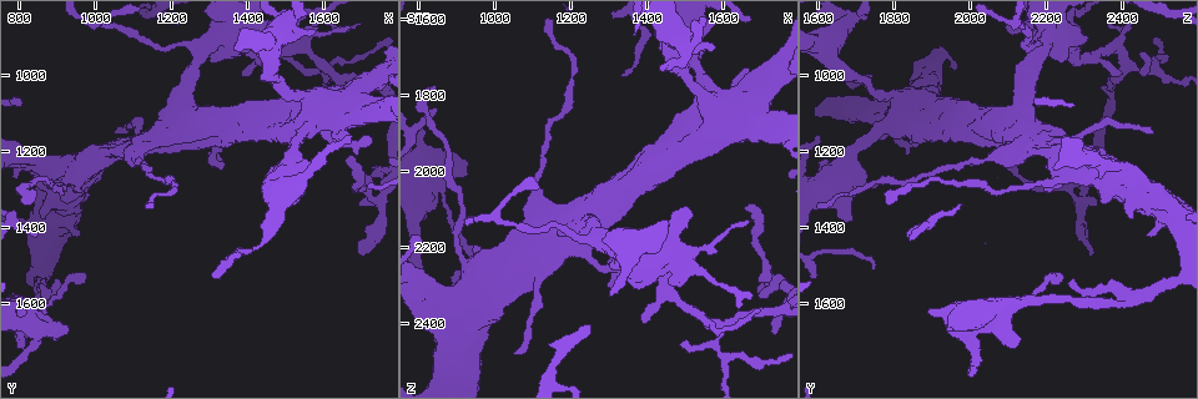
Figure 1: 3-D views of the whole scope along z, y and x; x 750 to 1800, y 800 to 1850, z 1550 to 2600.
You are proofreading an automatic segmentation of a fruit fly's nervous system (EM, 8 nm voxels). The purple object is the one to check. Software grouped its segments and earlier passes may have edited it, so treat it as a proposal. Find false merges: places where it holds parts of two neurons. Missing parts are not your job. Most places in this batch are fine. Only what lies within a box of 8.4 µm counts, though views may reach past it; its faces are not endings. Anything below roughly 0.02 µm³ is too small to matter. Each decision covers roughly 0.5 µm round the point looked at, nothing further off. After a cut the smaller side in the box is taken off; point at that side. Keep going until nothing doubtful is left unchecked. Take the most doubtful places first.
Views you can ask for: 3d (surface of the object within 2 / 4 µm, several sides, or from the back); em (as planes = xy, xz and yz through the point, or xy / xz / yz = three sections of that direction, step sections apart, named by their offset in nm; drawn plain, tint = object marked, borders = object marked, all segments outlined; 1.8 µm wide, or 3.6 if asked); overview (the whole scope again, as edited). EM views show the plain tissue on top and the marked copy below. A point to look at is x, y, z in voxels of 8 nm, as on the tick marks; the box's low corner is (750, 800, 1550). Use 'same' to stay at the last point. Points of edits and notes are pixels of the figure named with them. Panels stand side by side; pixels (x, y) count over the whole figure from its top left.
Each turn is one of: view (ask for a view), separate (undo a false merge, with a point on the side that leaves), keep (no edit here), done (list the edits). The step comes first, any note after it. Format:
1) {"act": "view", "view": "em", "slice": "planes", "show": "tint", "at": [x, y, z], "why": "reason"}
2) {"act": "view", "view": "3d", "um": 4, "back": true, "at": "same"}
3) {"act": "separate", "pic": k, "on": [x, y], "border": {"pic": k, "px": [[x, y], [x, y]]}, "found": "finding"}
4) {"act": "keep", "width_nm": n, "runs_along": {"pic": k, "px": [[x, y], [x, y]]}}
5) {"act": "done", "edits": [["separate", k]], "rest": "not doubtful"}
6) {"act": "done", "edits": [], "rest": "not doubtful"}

{"act": "view", "view": "em", "slice": "planes", "show": "tint", "at": [820, 1630, 2085], "why": "sudden change in width"}

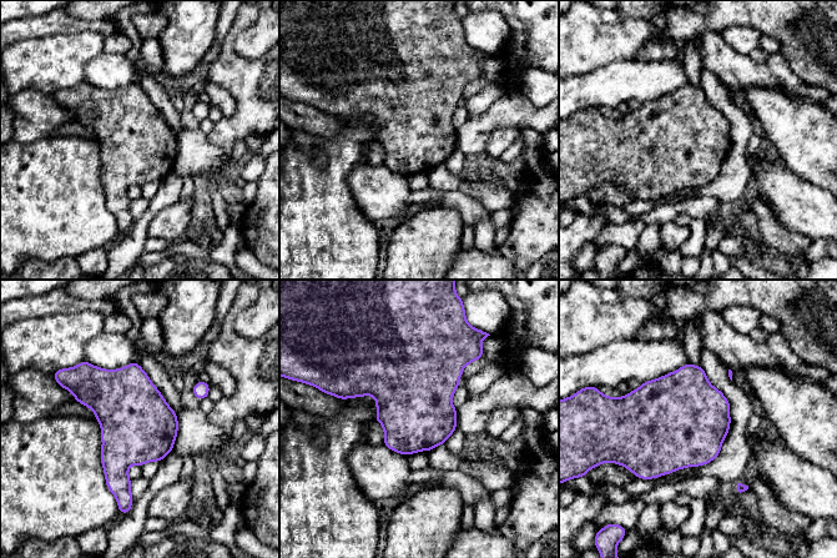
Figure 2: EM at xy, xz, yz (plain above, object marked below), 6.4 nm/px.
{"act": "keep", "found": "continuous, no second neuron"}

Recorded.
{"act": "view", "view": "3d", "um": 4, "at": [1430, 880, 2215], "why": "thick turns thin"}

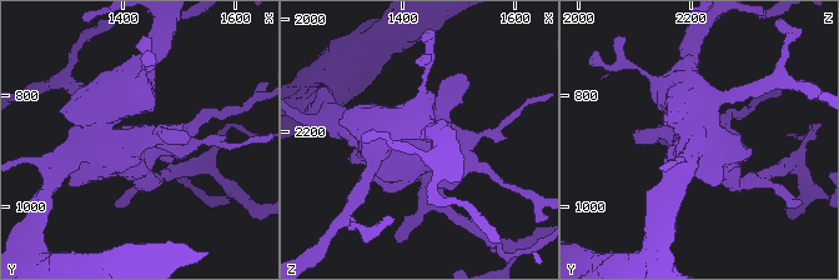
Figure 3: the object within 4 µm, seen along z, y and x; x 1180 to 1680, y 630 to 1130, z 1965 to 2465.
{"act": "view", "view": "em", "um": 3.6, "slice": "planes", "show": "tint", "at": [1425, 880, 2220], "why": "shape alone is not enough"}

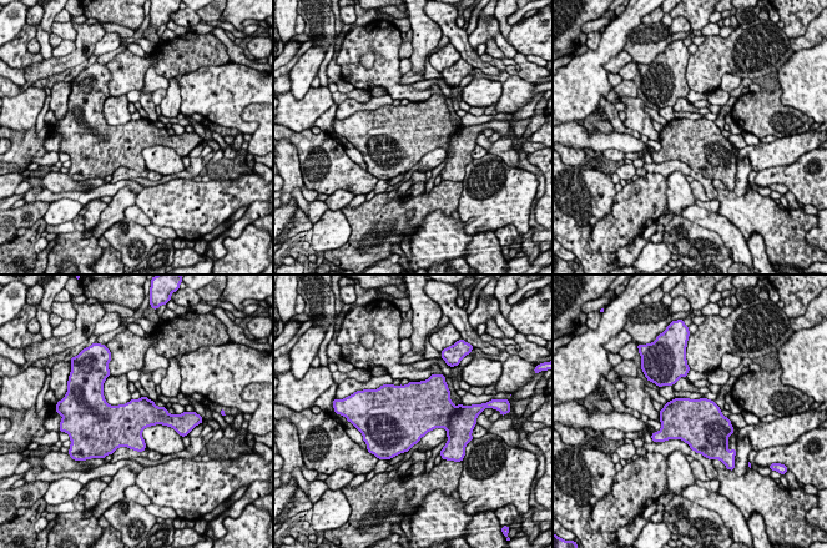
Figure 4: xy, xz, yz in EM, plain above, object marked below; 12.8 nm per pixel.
{"act": "keep", "found": "one neuron here"}

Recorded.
{"act": "view", "view": "3d", "um": 2, "back": true, "at": [1285, 930, 2190], "why": "abrupt turn"}

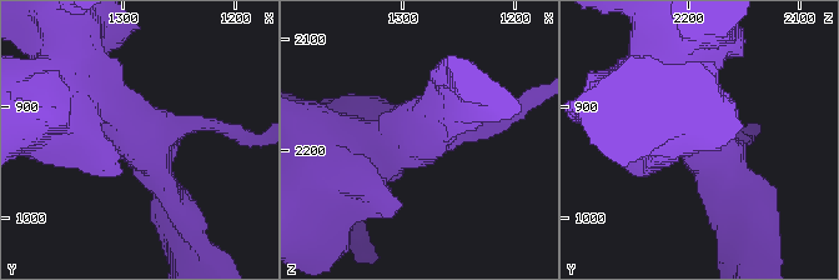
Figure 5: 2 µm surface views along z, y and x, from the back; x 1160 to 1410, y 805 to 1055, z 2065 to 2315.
{"act": "view", "view": "em", "slice": "xz", "step": 8, "show": "tint", "at": [1282, 932, 2188], "arms": 3}

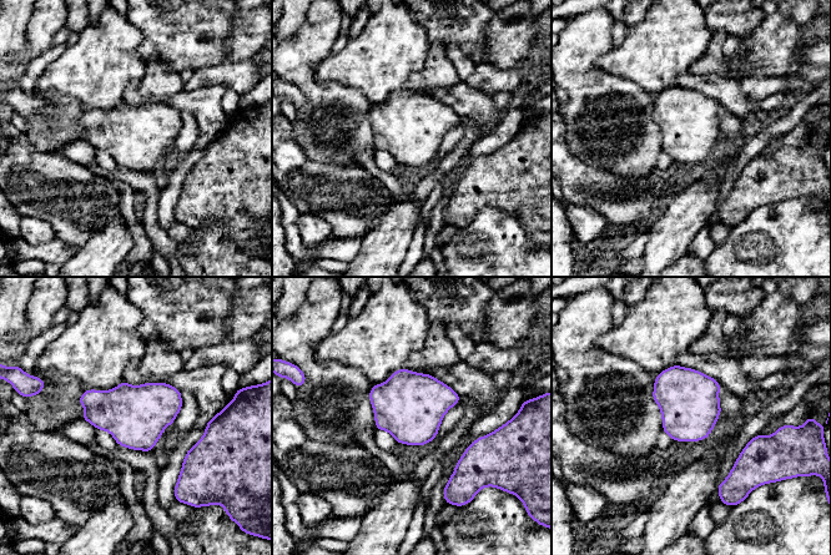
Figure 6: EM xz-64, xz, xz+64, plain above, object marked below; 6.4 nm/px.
{"act": "keep", "found": "all the same neuron"}

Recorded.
{"act": "done", "edits": [], "rest": "not doubtful"}

